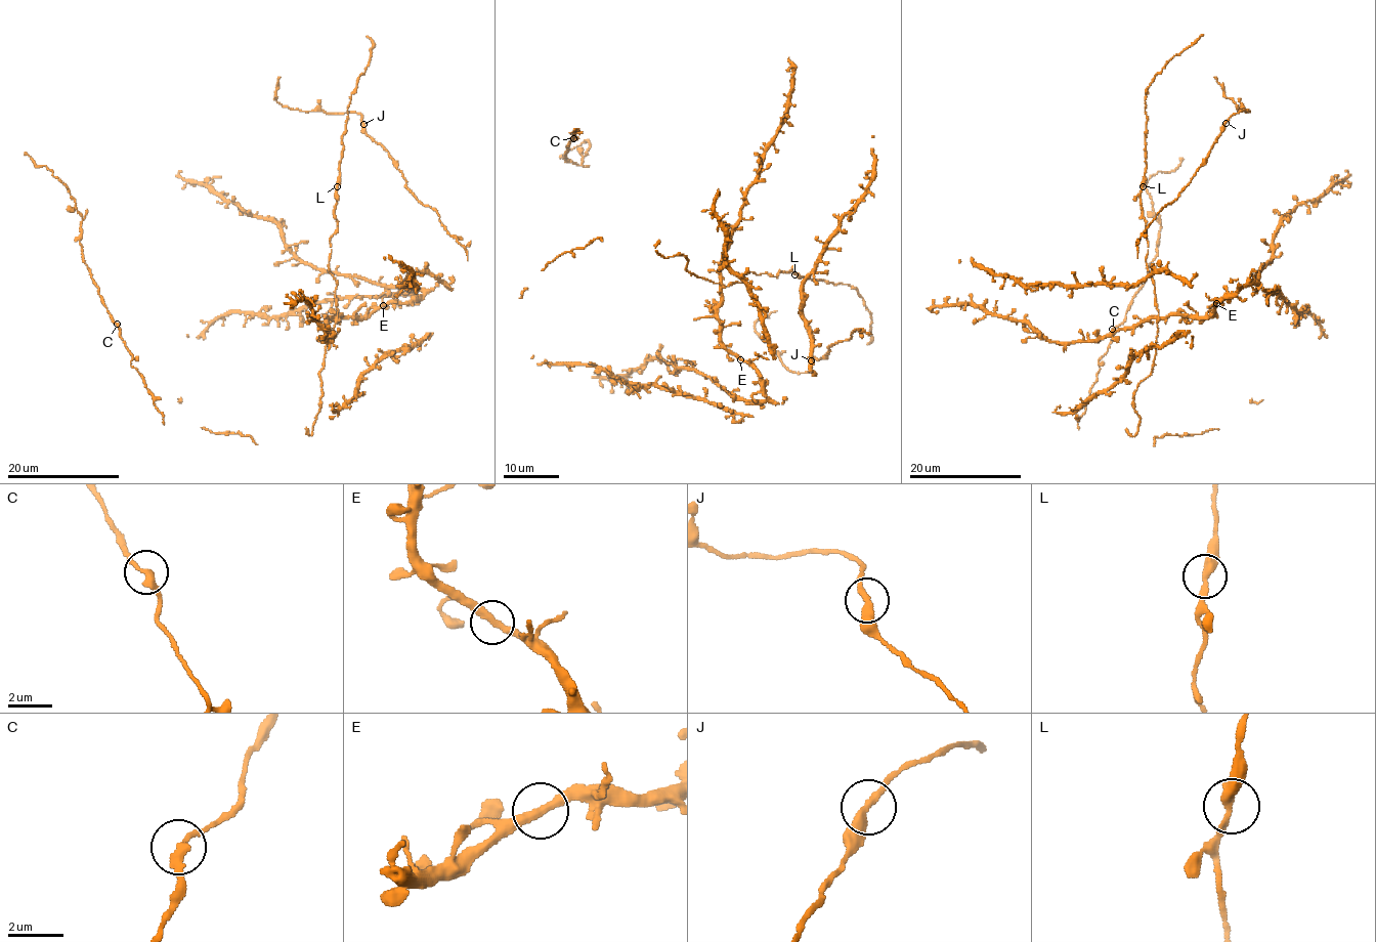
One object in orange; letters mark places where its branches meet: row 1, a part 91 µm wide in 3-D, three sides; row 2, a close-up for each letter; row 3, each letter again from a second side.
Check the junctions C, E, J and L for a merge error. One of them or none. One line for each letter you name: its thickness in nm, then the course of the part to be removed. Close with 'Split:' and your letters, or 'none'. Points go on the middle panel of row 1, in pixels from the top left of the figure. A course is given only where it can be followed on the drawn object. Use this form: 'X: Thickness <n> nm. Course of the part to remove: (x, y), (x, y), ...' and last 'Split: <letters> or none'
Split: none

